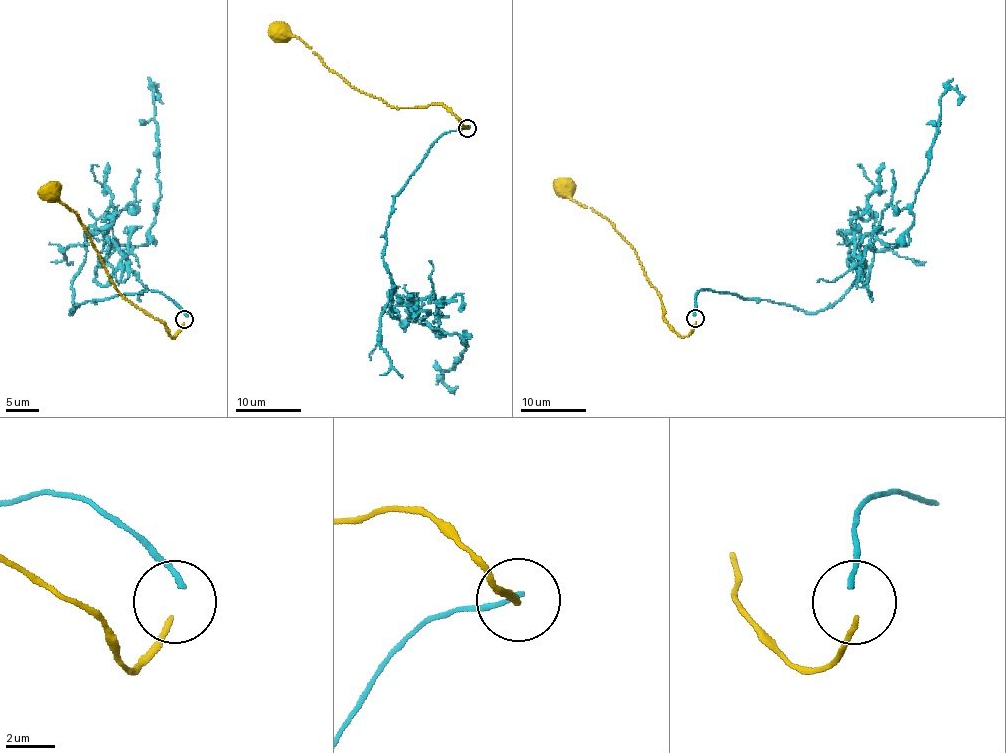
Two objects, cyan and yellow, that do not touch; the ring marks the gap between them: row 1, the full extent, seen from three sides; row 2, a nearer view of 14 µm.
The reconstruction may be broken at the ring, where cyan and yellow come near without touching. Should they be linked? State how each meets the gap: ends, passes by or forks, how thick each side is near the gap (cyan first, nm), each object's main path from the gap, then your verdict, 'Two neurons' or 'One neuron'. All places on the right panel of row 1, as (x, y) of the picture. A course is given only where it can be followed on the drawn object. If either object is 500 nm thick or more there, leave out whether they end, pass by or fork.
At the ring cyan ends. At the ring yellow ends. Thickness 200 nm (cyan) against 220 nm. Course of cyan: (695, 315), (703, 289), (828, 307), (865, 270), (855, 218), (909, 241), (940, 98), (958, 104). Course of yellow: (696, 321), (693, 331), (681, 336), (665, 321), (659, 291), (635, 249), (615, 226), (571, 198), (559, 183). Two neurons

